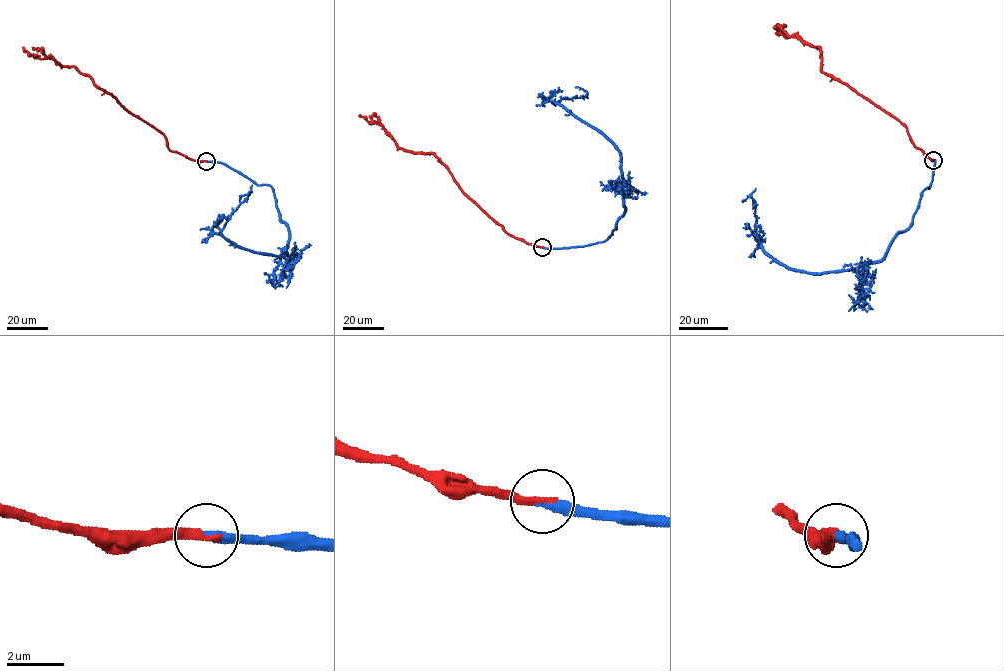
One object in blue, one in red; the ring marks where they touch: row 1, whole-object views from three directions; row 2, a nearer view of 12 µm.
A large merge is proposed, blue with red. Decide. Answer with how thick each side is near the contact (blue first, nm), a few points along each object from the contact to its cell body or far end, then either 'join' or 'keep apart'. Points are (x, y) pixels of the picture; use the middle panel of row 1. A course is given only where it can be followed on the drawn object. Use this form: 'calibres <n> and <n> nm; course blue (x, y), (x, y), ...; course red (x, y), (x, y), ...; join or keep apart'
calibres 360 and 320 nm; course blue (541, 247), (605, 241), (625, 212), (619, 150), (558, 102), (583, 98), (586, 91), (575, 87); course red (541, 247), (507, 234), (466, 194), (433, 154), (404, 150), (381, 126), (359, 116); join

